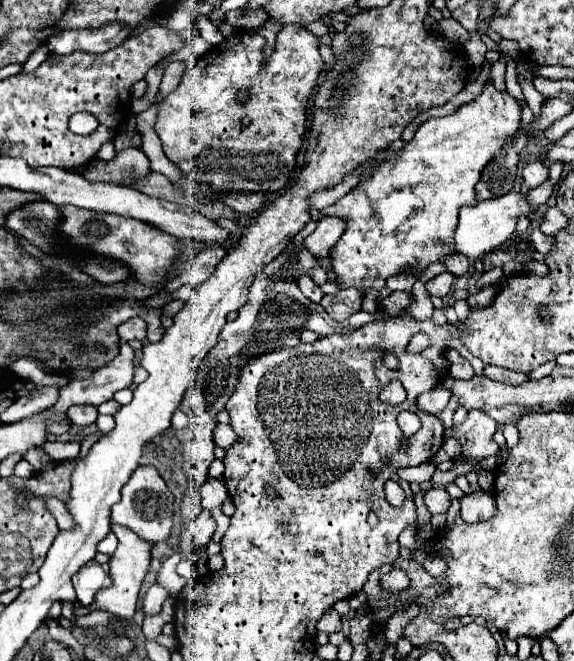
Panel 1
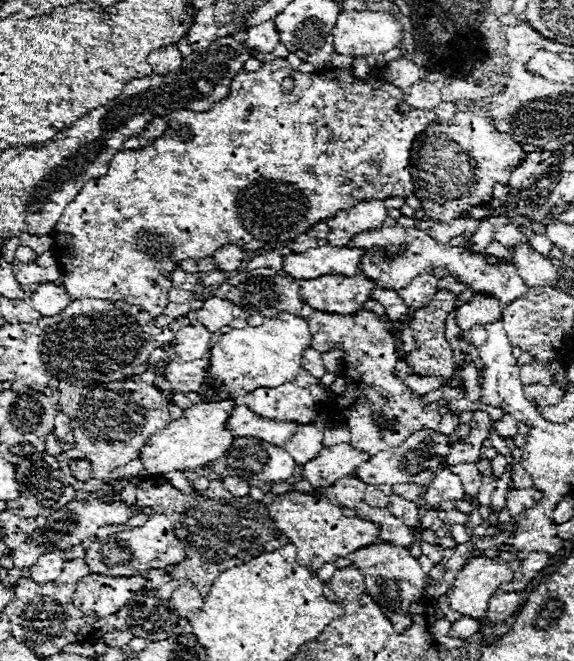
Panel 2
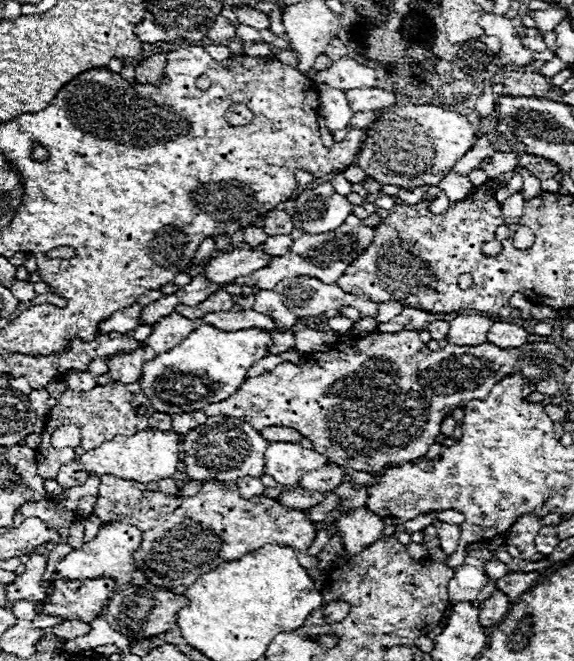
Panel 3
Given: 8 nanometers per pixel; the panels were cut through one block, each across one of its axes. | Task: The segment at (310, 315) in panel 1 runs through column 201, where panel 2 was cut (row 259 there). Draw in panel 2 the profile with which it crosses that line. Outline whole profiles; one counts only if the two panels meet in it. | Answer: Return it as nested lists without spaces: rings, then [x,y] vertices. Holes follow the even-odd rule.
[[[394,226],[394,228],[380,228],[376,232],[362,232],[358,236],[354,236],[348,246],[360,246],[370,250],[362,264],[360,264],[360,272],[374,280],[376,286],[380,288],[388,288],[388,290],[400,290],[404,286],[408,286],[412,282],[412,278],[430,272],[438,266],[446,266],[454,276],[458,276],[460,282],[468,284],[472,290],[480,290],[486,294],[492,294],[500,300],[500,306],[506,308],[512,300],[516,300],[518,296],[524,296],[524,292],[528,290],[526,282],[518,276],[518,270],[512,264],[488,264],[484,256],[480,254],[470,254],[464,248],[454,248],[448,244],[440,244],[434,238],[430,238],[426,232],[416,230],[416,228],[402,228],[402,226]]]

